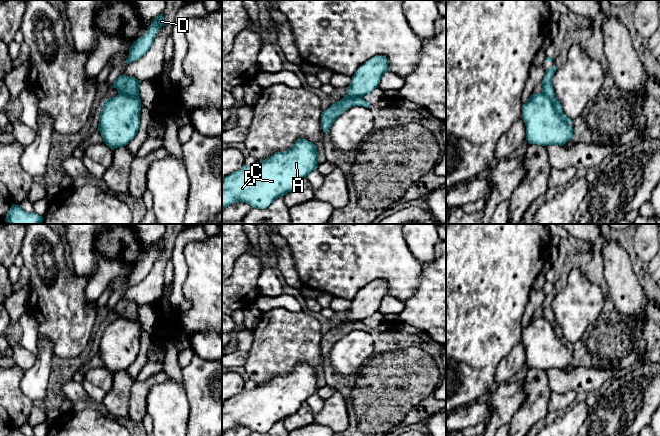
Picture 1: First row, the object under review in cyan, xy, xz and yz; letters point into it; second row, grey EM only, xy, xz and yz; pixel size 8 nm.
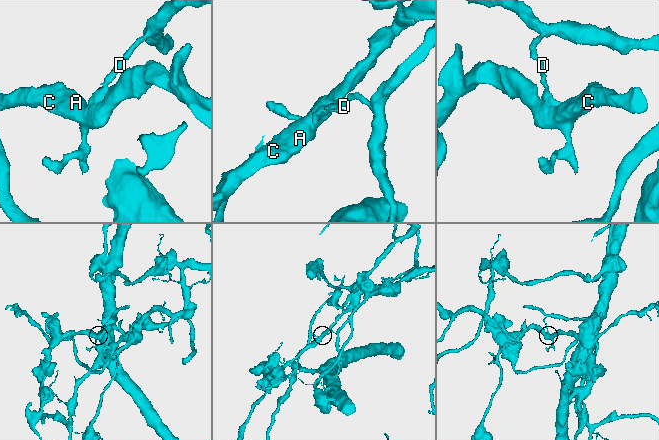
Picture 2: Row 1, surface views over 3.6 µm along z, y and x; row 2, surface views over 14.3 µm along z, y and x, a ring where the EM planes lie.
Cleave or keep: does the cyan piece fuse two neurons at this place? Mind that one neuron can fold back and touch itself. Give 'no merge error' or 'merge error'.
merge error

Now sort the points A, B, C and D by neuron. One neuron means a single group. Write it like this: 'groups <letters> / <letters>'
groups A B C / D

